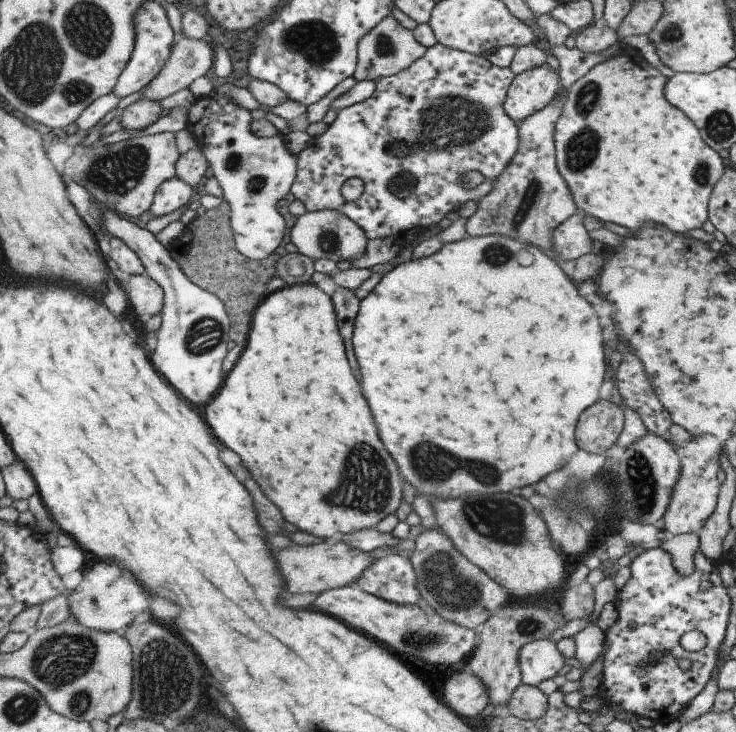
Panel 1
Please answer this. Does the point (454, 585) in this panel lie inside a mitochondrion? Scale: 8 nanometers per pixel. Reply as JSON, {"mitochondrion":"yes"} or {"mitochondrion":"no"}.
{"mitochondrion":"yes"}

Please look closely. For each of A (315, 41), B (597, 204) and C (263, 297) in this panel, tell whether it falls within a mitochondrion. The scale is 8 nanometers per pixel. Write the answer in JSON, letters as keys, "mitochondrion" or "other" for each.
{"A":"mitochondrion","B":"other","C":"other"}

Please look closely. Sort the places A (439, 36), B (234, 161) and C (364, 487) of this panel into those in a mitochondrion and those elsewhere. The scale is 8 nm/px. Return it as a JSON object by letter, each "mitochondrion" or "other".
{"A":"other","B":"mitochondrion","C":"mitochondrion"}

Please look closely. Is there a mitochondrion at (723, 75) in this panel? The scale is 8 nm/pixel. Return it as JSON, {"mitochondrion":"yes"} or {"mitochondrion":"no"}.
{"mitochondrion":"no"}

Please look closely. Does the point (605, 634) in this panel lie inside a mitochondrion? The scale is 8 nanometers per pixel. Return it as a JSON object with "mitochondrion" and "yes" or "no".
{"mitochondrion":"no"}

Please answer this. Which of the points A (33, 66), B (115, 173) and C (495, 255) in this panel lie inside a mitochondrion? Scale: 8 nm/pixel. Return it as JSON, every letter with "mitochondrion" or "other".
{"A":"mitochondrion","B":"mitochondrion","C":"mitochondrion"}

